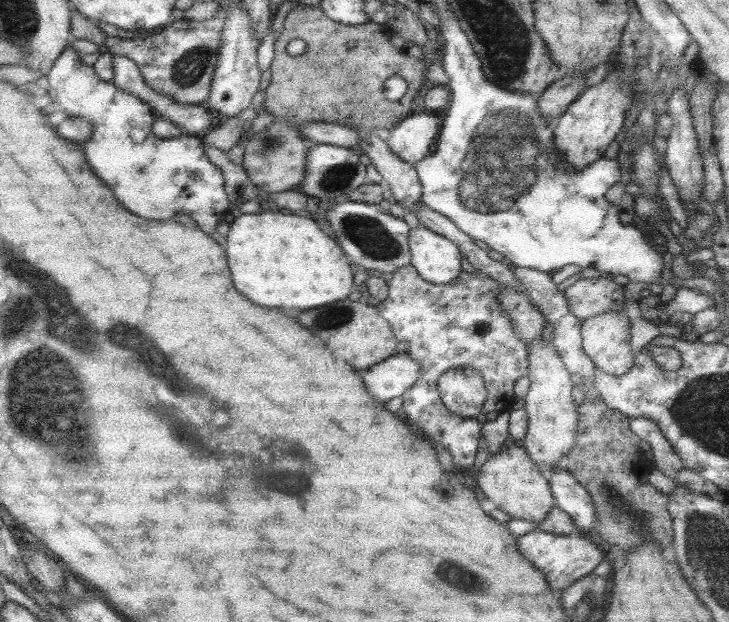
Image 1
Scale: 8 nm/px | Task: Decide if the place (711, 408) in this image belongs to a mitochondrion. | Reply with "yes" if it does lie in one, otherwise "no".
yes

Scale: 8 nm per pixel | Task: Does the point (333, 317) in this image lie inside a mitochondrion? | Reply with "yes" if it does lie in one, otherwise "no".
yes

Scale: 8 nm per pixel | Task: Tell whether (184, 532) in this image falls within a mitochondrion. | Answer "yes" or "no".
no

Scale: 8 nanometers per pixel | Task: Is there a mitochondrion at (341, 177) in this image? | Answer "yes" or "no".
yes

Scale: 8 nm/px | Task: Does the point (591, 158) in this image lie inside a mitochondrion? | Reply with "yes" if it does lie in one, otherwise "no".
no

